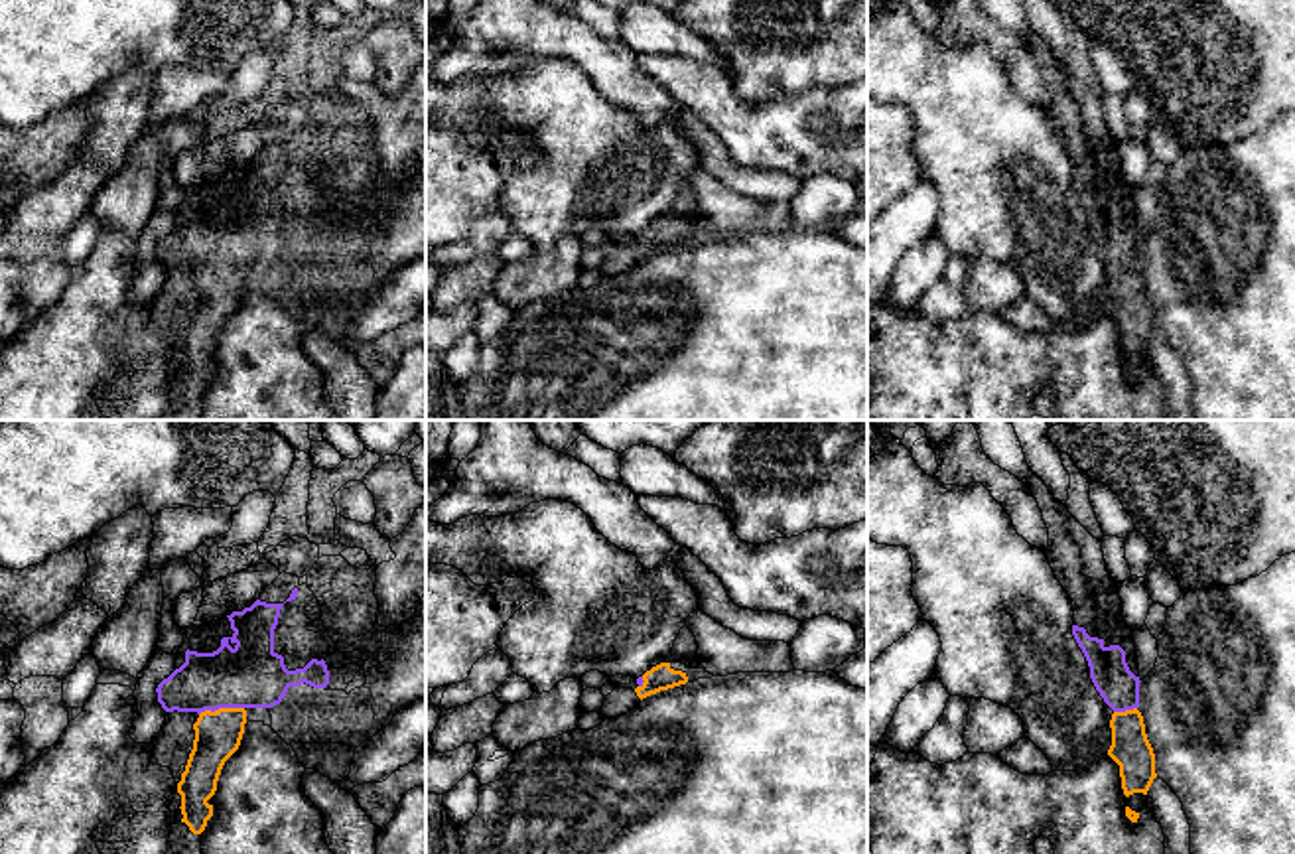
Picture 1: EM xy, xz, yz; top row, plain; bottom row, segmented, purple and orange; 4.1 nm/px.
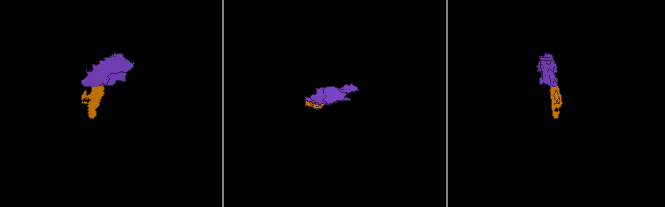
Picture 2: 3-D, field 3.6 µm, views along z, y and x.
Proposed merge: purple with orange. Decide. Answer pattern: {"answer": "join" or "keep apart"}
{"answer": "join"}

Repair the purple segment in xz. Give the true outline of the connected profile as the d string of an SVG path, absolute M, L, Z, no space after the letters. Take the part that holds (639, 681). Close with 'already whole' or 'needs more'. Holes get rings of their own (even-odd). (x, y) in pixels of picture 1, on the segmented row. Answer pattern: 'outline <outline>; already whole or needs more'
outline M660 663L647 671L643 676L637 678L637 696L643 700L650 694L656 694L660 690L668 690L680 684L686 684L688 676L682 671L674 671L670 663Z; needs more

